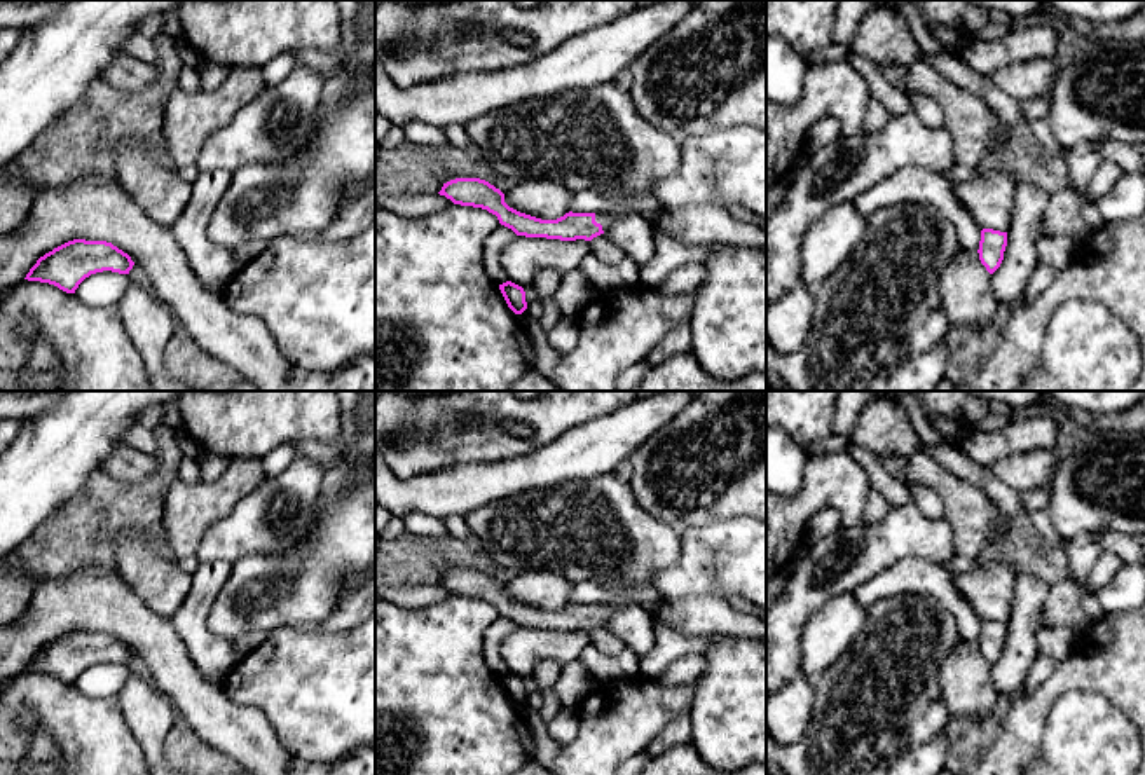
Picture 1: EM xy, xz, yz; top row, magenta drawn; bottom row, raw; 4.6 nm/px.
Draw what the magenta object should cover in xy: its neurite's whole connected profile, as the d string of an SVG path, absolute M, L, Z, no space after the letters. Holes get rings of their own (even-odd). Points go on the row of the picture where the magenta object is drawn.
M73 239L40 257L24 279L75 293L91 274L103 271L129 274L133 265L131 257L112 243Z

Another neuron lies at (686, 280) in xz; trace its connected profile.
M689 264L674 271L658 288L663 295L695 293L705 281L707 267L703 264Z

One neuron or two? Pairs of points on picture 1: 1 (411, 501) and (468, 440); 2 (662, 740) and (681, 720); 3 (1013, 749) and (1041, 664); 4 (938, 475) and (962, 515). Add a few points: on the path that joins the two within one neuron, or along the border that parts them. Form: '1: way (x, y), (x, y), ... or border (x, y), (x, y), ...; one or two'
1: border (480, 463), (454, 463), (400, 479); two
2: way (667, 735), (678, 725); one
3: border (1058, 662), (1039, 685), (1021, 690); two
4: way (948, 486), (962, 505); one

